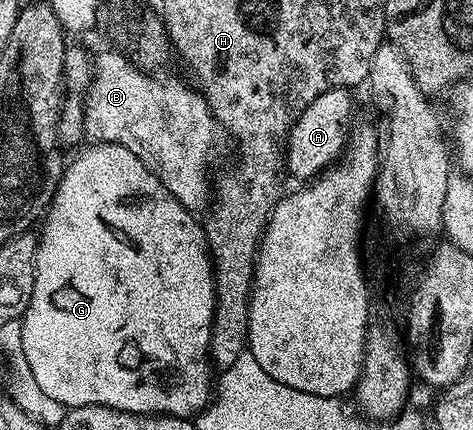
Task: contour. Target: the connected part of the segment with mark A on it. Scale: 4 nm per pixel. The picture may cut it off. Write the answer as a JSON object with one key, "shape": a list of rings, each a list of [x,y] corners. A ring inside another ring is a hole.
{"shape":[[[333,88],[316,102],[308,105],[300,114],[300,118],[290,127],[290,135],[286,138],[285,151],[290,156],[290,172],[298,182],[309,182],[319,175],[324,169],[328,168],[342,151],[347,151],[348,137],[351,135],[350,115],[354,112],[354,100],[351,89]]]}

